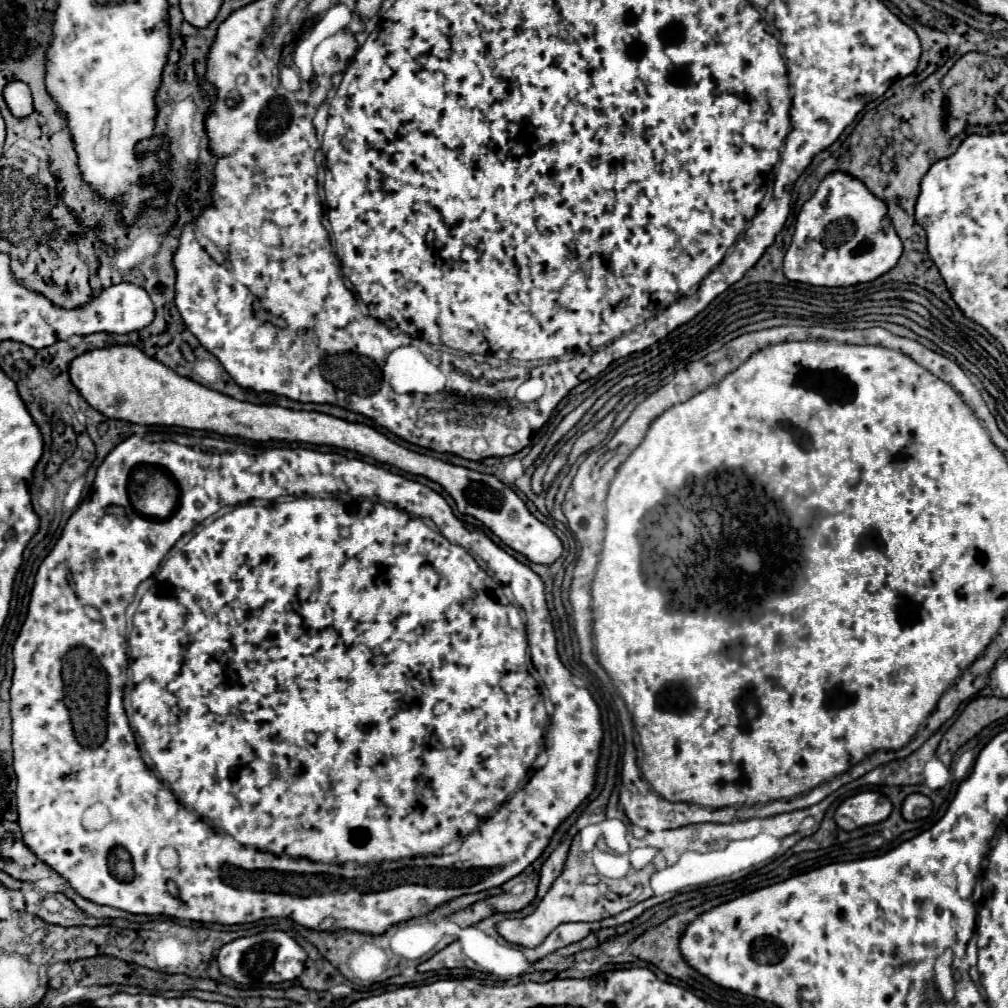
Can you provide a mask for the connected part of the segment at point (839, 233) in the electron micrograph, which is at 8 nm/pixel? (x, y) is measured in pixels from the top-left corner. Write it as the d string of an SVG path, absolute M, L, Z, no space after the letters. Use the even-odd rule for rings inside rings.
M830 172L798 214L796 232L784 256L784 274L788 280L812 286L852 286L886 274L900 256L902 242L884 200L872 196L856 176Z

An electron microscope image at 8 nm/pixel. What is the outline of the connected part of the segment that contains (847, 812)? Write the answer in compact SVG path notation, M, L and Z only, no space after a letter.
M866 790L866 792L858 792L846 798L838 806L834 820L842 830L850 832L862 826L882 822L890 816L890 812L892 812L892 802L884 794Z

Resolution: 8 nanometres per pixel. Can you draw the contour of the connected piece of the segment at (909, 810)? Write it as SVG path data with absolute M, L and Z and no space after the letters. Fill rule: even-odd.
M910 794L902 804L904 820L922 820L932 812L932 800L924 794Z

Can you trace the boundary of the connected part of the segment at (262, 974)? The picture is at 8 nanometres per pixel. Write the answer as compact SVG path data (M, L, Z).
M270 930L248 938L238 938L222 946L216 960L220 972L238 984L278 984L278 982L296 980L302 974L306 952L286 932Z

